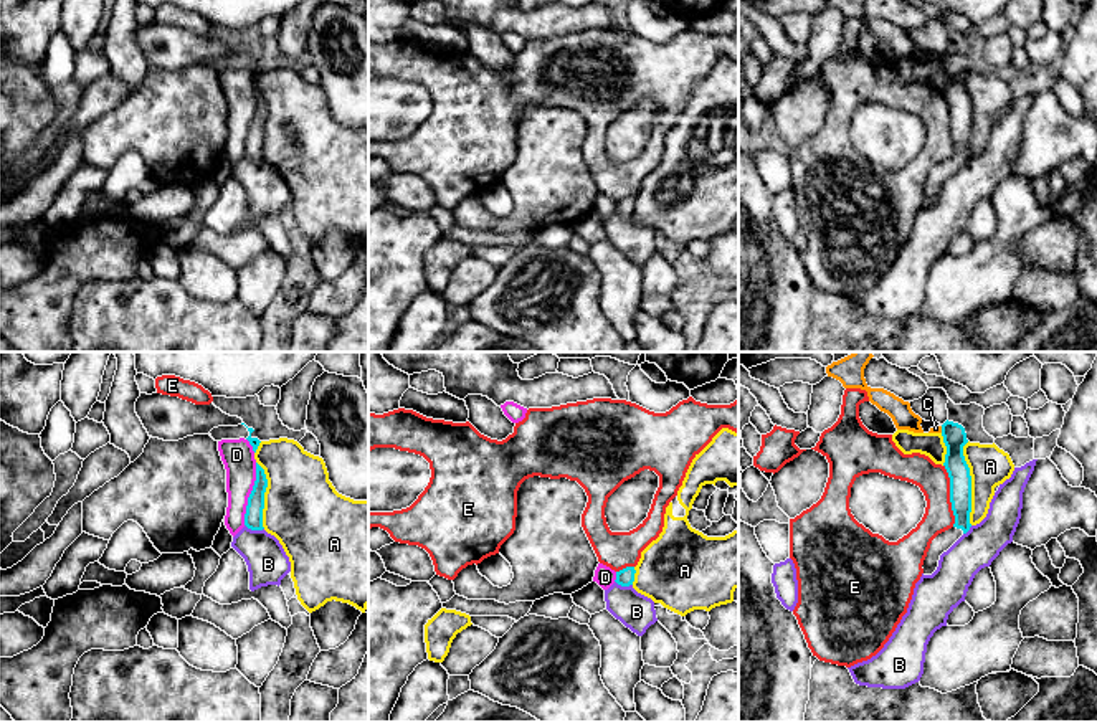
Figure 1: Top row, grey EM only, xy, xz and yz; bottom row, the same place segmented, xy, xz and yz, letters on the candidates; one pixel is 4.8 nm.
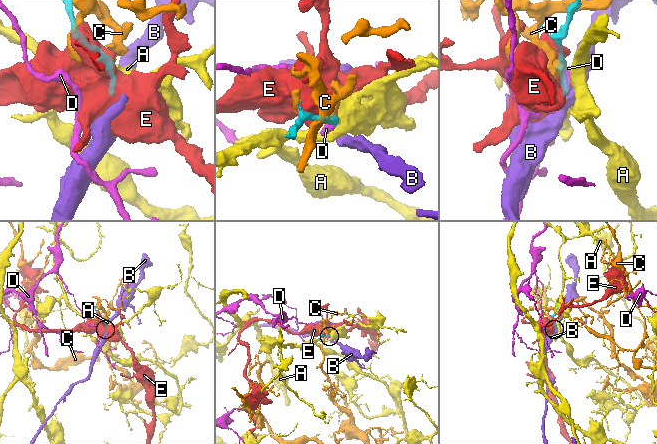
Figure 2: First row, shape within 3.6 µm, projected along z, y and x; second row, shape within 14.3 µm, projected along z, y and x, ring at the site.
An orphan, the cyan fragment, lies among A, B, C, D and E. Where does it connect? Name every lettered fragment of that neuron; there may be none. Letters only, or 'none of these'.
none of these

